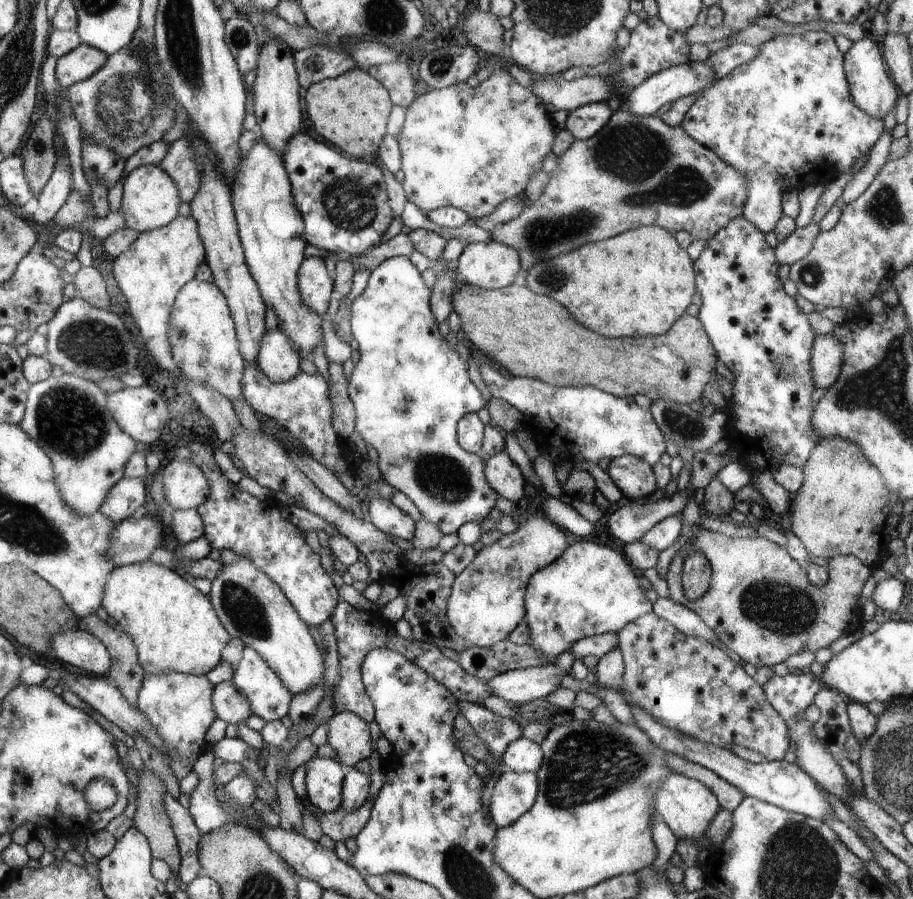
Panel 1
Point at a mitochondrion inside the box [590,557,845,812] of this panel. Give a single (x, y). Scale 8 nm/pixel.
(783, 610)

